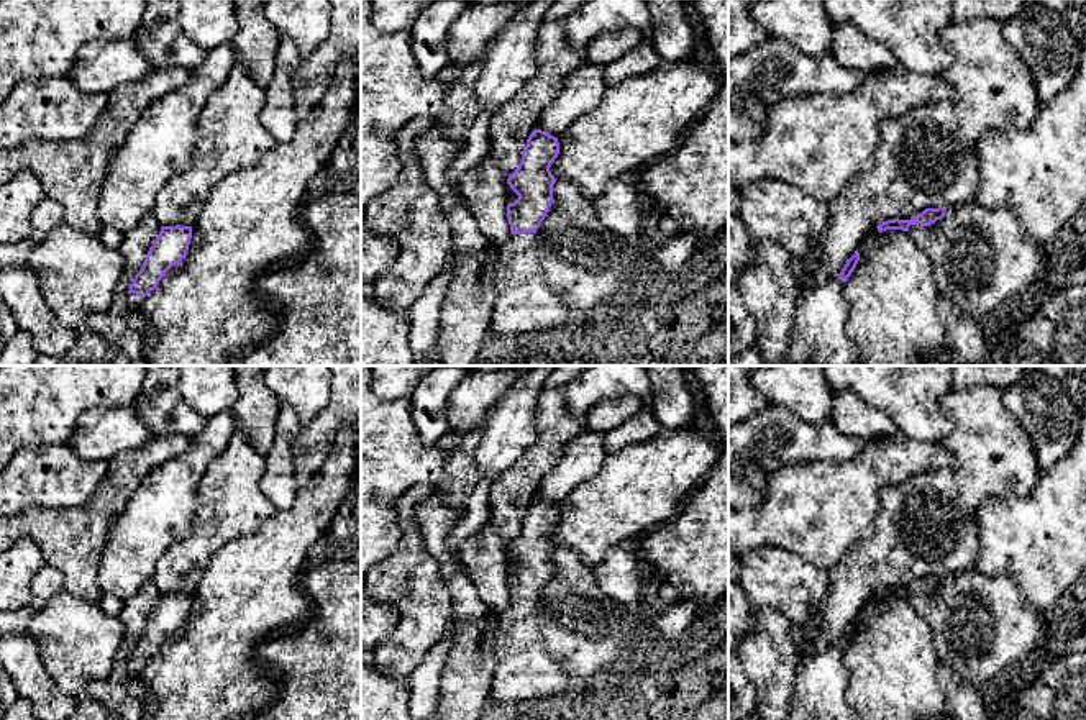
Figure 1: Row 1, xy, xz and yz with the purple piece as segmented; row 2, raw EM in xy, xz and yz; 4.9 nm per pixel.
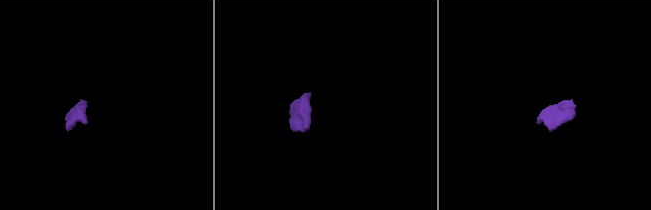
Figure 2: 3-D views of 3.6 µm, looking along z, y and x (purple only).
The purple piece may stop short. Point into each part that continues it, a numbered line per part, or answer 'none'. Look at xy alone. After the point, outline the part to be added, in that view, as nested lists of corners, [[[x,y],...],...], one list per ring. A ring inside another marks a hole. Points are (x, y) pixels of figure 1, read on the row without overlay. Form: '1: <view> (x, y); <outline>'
1: xy (135, 669); [[[128,661],[128,692],[149,702],[149,694],[141,681],[144,666],[136,661]]]

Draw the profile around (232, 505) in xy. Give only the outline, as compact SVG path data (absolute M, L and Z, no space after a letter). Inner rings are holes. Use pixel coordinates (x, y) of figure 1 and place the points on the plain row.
M236 428L226 449L218 454L198 482L198 505L192 531L174 543L156 563L153 582L161 594L194 594L212 558L225 545L253 535L269 517L274 505L261 492L259 482L266 471L266 456L256 453Z

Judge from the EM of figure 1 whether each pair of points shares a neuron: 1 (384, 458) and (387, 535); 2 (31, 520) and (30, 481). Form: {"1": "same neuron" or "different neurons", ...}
{"1": "same neuron", "2": "different neurons"}

